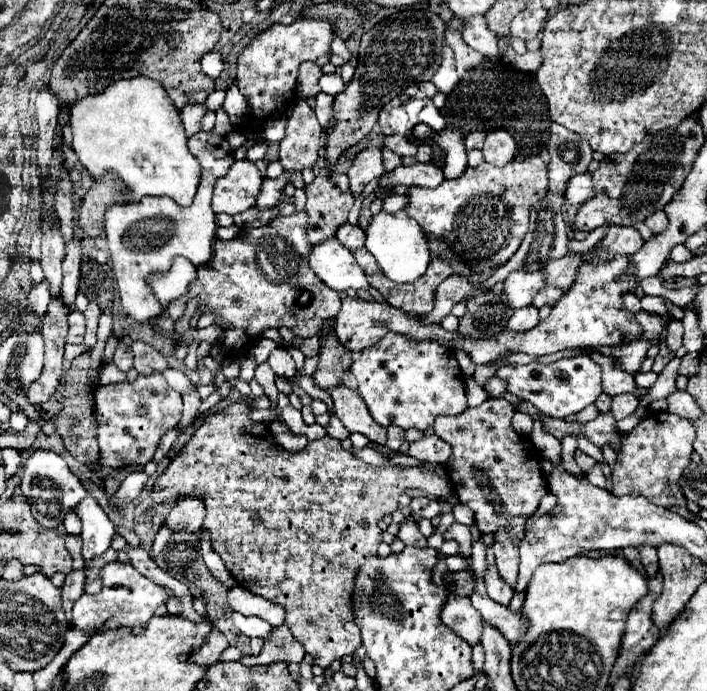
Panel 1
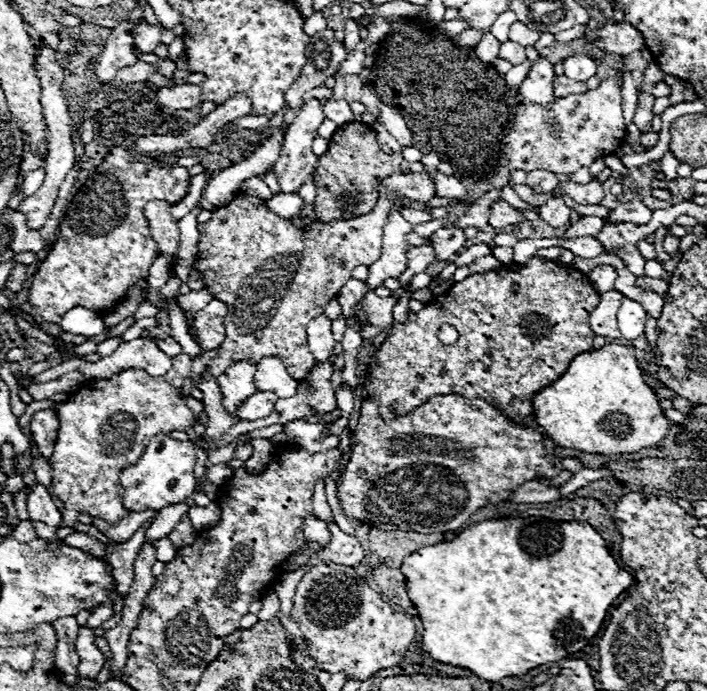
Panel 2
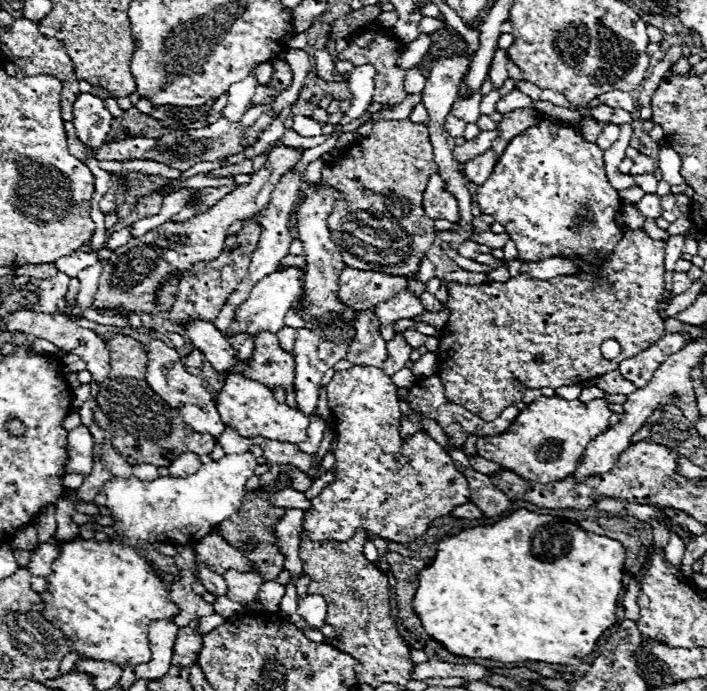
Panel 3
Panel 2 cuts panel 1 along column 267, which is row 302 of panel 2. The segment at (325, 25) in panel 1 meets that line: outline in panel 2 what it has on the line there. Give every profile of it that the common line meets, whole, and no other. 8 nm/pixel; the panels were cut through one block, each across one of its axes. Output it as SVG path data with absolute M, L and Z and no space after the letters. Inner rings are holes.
M130 144L112 146L108 156L96 166L96 170L68 202L60 222L58 240L50 246L48 256L32 278L28 302L44 320L54 324L58 324L68 310L78 306L88 310L108 310L116 306L140 278L148 276L148 268L158 256L158 244L152 240L148 220L144 218L144 204L150 200L166 200L174 206L188 194L190 178L192 176L184 166L164 164L146 154L138 154Z

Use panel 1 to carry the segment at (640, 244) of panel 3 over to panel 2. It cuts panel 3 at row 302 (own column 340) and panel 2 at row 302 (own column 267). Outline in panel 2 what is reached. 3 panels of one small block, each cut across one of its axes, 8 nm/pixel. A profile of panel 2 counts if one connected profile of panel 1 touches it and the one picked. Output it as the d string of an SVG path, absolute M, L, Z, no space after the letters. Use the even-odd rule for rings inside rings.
M530 258L526 266L518 270L502 266L486 274L468 276L462 282L454 282L448 292L434 296L420 312L410 310L406 322L392 324L390 336L372 356L372 364L366 366L366 374L370 374L366 392L368 396L378 398L378 412L382 418L400 418L414 410L414 406L422 406L422 402L434 394L462 394L464 398L482 398L484 402L498 406L506 418L514 418L514 422L526 426L532 422L528 416L534 414L530 404L534 394L556 382L574 356L592 350L592 338L596 334L592 332L588 318L598 302L600 294L588 276L558 262ZM514 284L522 286L518 294L512 294ZM444 324L458 330L456 344L440 342L438 330Z

